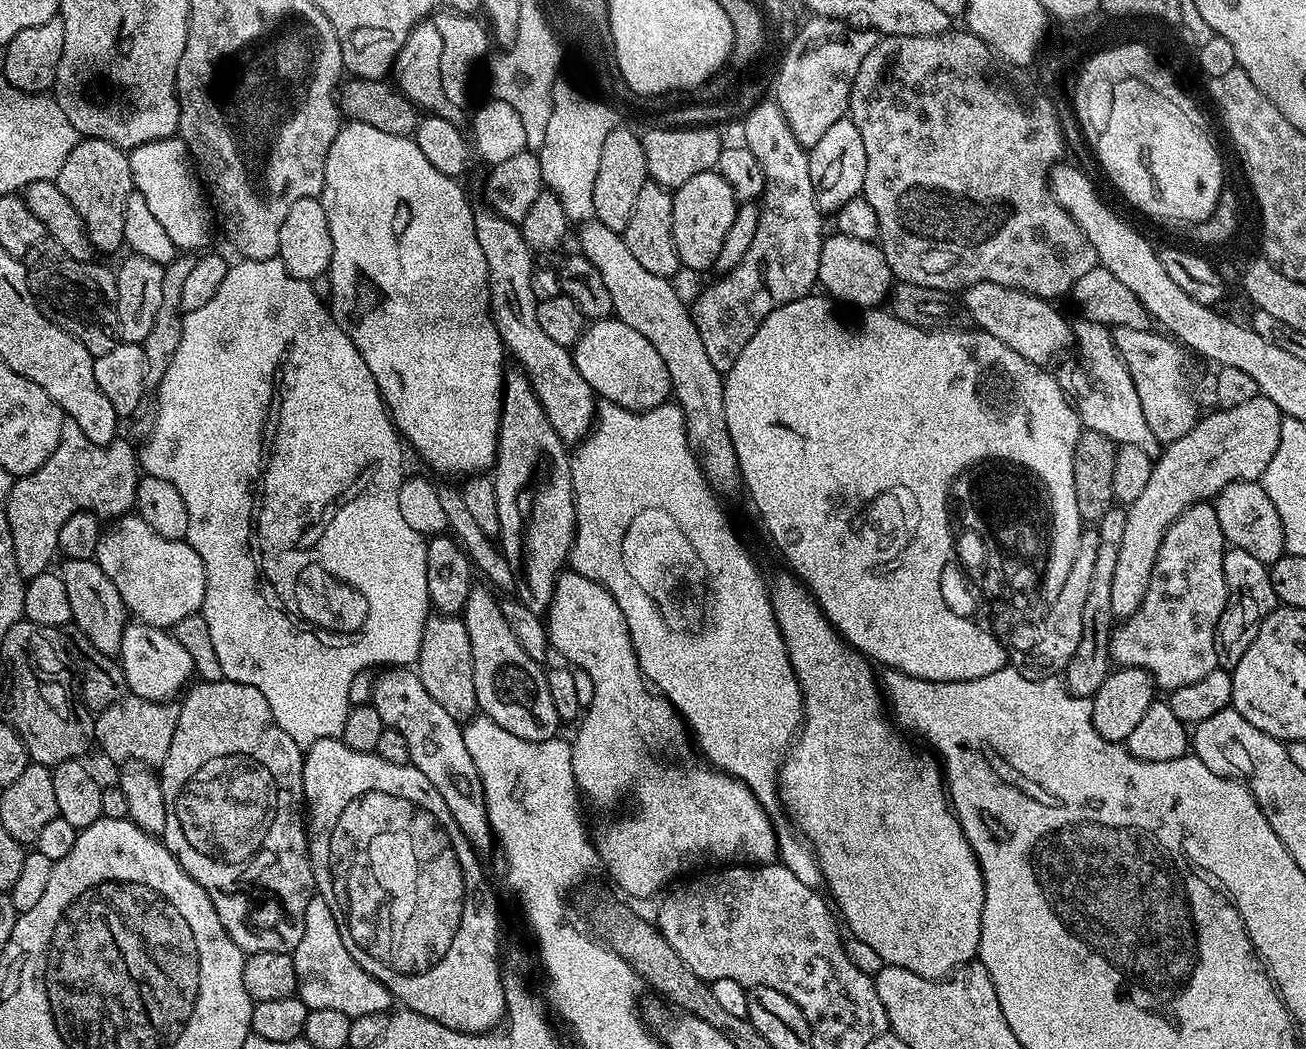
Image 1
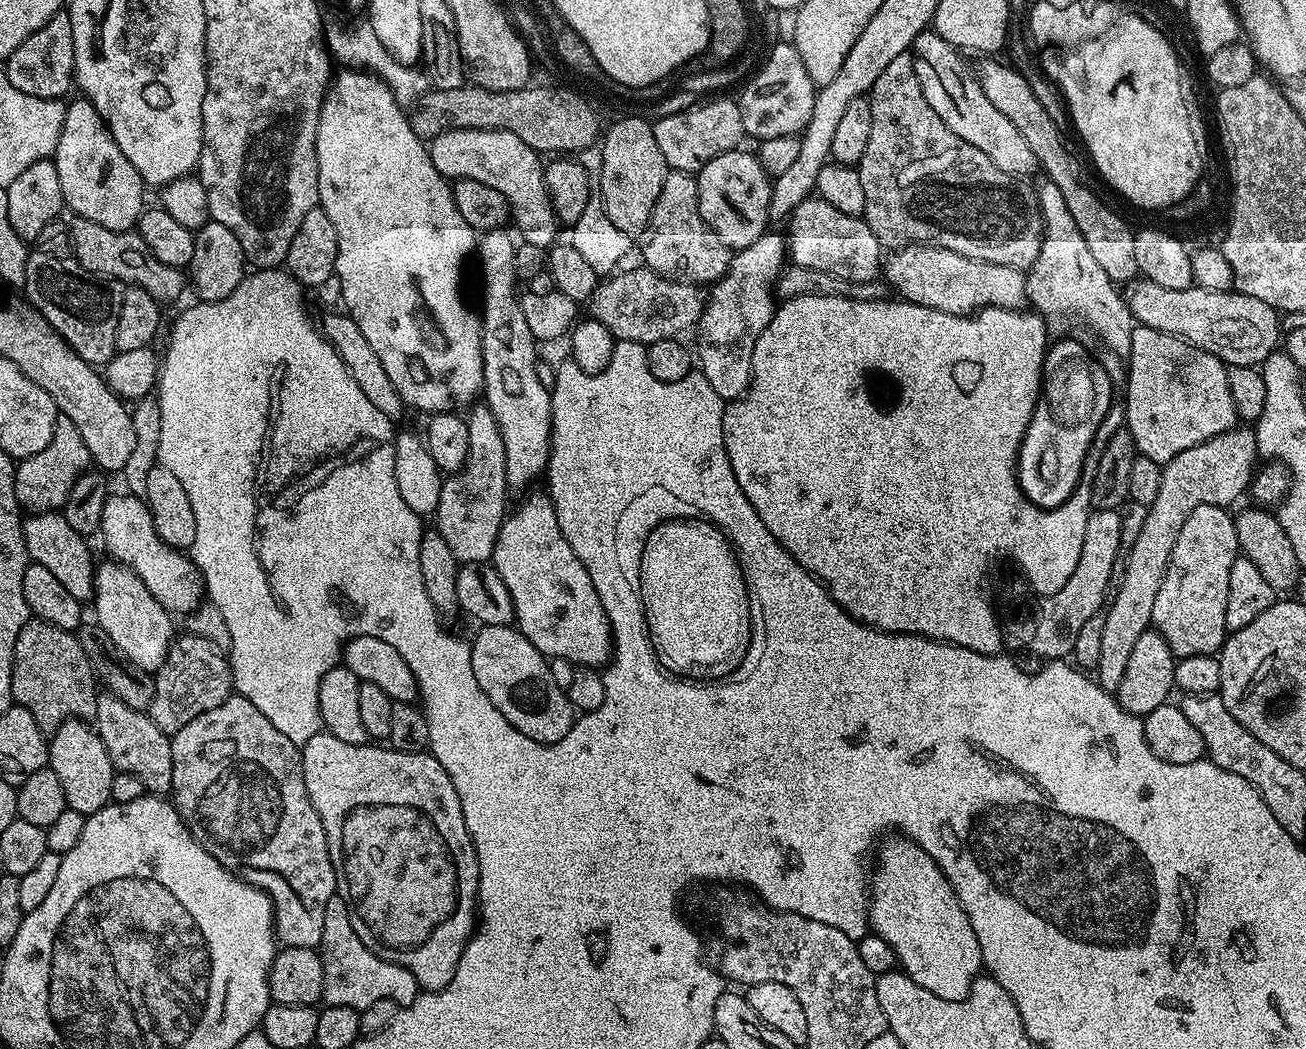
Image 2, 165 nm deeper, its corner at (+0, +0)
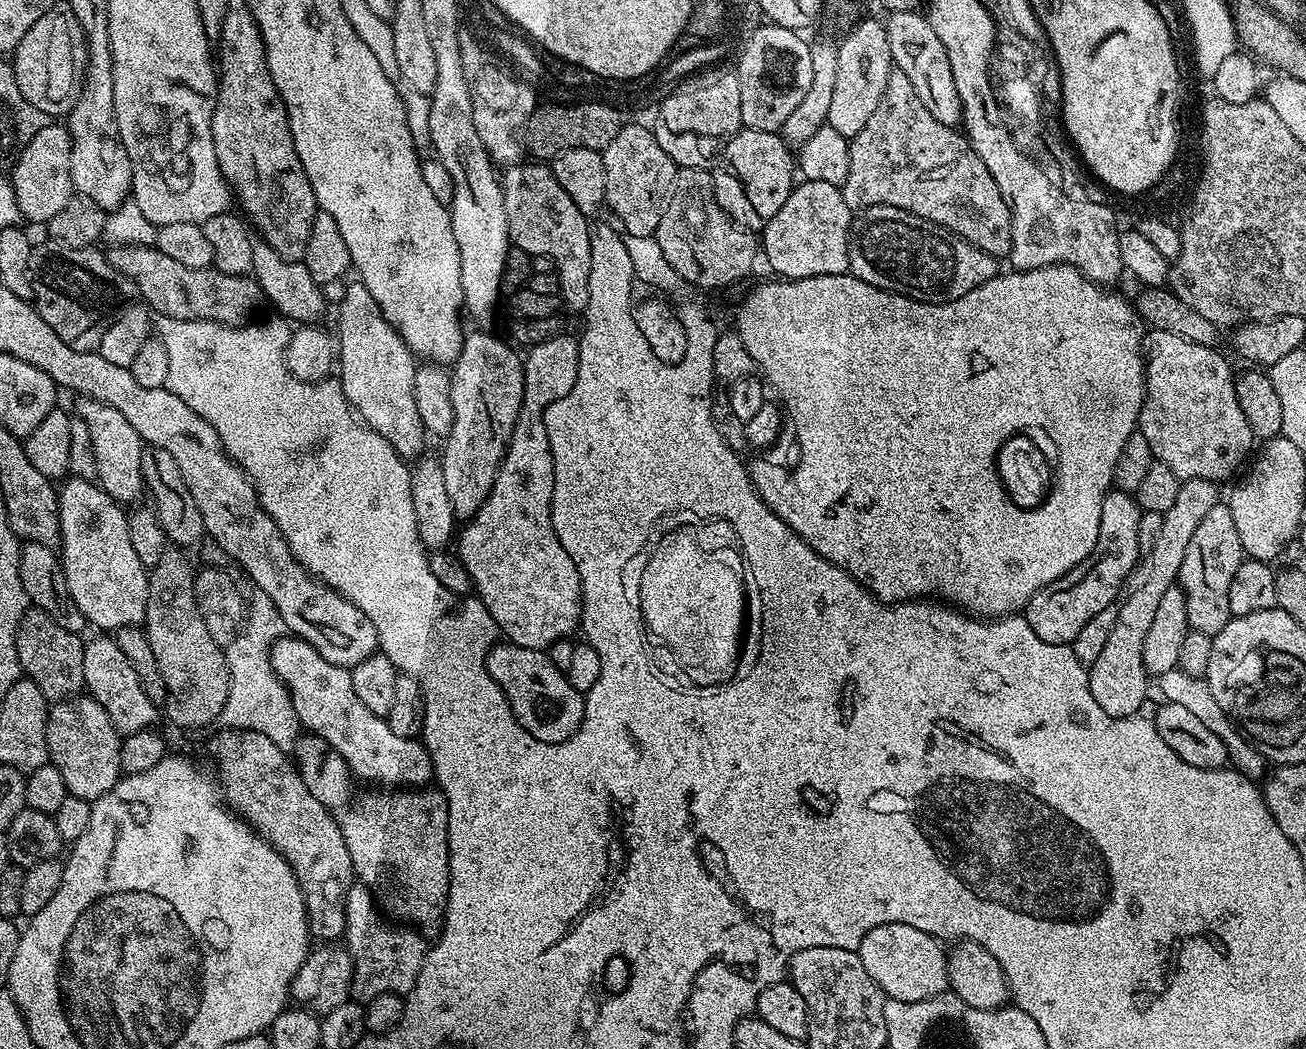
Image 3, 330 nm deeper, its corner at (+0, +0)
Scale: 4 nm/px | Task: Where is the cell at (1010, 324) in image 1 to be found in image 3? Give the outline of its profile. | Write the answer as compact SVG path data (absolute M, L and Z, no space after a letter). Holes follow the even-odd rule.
M879 204L863 209L848 242L848 272L870 286L897 292L927 304L945 304L970 294L998 275L997 257L967 244L950 230L918 218L898 206Z

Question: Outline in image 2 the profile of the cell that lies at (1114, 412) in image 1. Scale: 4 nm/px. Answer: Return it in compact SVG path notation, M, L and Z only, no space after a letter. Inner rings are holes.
M1044 182L1038 203L1040 219L1044 221L1044 241L1040 257L1027 269L1024 277L1028 304L1044 317L1049 333L1068 334L1072 332L1071 328L1081 324L1089 328L1114 355L1128 357L1132 332L1138 325L1130 314L1130 306L1124 301L1123 291L1090 254L1086 238L1082 238L1066 206L1066 198L1062 198L1062 190L1051 182Z

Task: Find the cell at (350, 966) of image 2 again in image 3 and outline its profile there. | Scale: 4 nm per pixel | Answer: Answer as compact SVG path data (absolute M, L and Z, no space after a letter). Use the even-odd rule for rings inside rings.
M359 882L348 885L344 913L346 922L342 940L352 962L351 995L357 1001L367 1002L378 994L411 992L424 965L426 943L420 937L423 935L411 927L397 926L385 919L378 911L372 893Z

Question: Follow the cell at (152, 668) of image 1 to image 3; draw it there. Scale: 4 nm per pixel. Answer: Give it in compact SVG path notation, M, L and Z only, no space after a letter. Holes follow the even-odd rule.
M65 479L59 485L58 495L60 498L58 559L66 574L66 586L70 586L70 596L77 603L87 623L92 628L93 626L100 628L96 630L134 628L143 625L148 601L148 572L138 554L134 554L134 546L130 546L125 509L112 500L110 494L106 494L99 483L91 480Z

